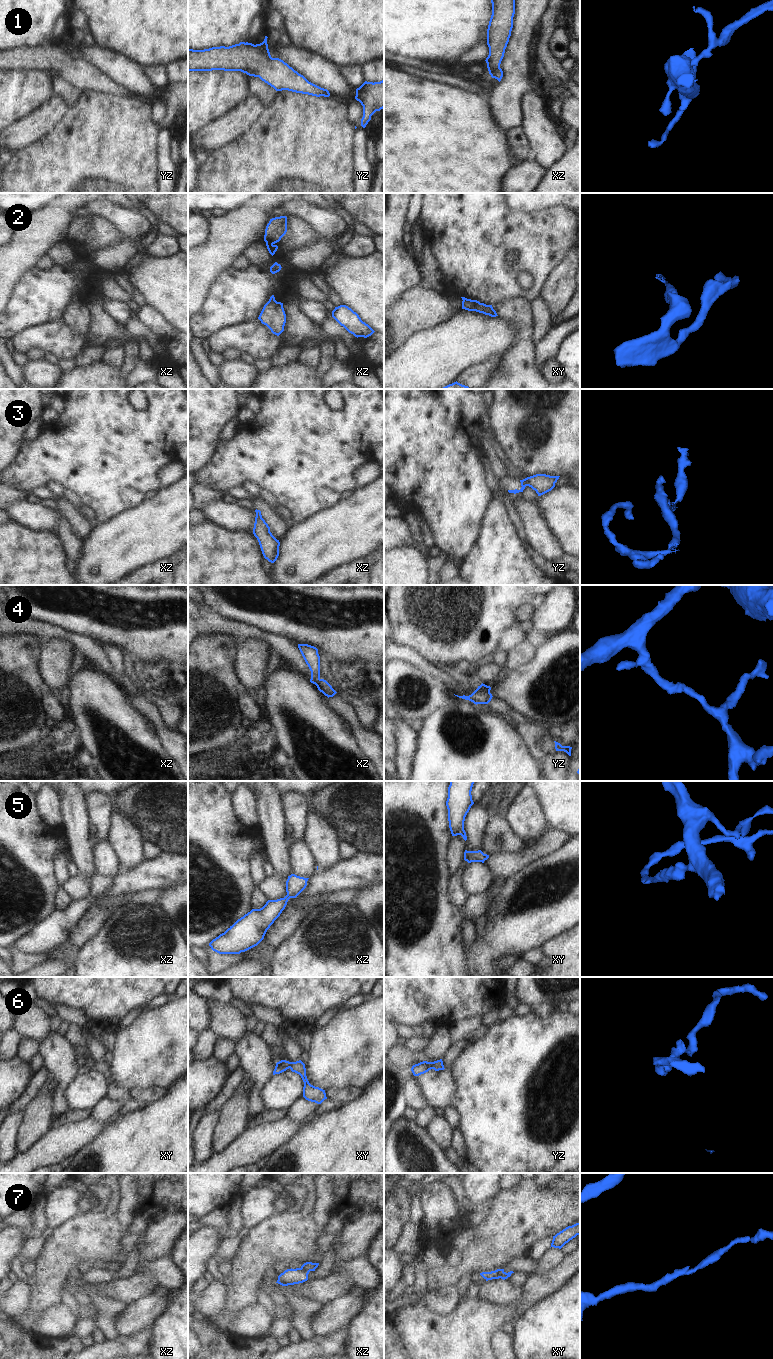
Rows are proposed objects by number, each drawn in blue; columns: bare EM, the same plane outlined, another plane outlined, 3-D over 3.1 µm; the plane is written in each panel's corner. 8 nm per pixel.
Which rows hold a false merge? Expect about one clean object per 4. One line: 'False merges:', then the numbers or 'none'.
False merges: 1, 2, 3, 4, 7

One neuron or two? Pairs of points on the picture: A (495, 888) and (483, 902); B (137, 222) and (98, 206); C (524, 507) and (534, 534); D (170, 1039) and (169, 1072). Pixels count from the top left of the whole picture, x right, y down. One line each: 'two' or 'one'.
A: two
B: one
C: one
D: one

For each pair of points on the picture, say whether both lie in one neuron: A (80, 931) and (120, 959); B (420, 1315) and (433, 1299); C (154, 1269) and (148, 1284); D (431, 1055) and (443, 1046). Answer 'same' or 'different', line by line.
A: different
B: different
C: different
D: same

